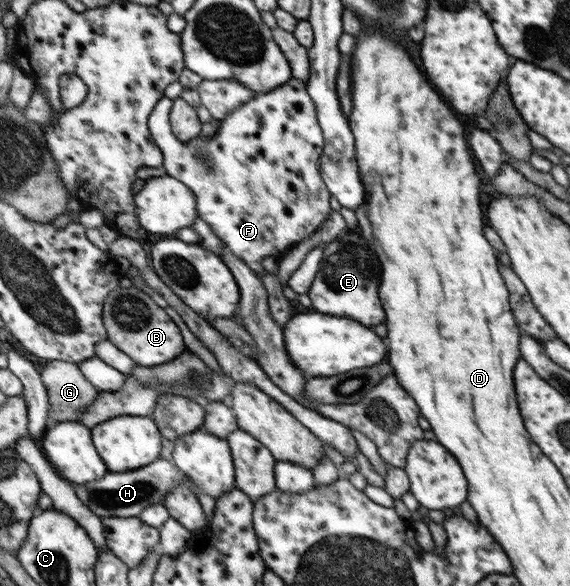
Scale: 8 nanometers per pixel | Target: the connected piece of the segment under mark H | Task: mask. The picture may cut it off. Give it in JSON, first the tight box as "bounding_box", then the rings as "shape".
{"bounding_box":[75,458,217,522],"shape":[[[161,458],[136,470],[121,473],[109,471],[109,475],[105,475],[105,479],[99,479],[97,483],[75,485],[75,491],[77,491],[77,497],[83,501],[83,505],[86,505],[100,518],[135,517],[143,513],[145,508],[163,503],[164,497],[177,486],[187,486],[198,497],[206,520],[211,522],[217,497],[205,495],[204,491],[200,491],[188,477],[179,472],[175,464],[172,465],[169,461]]]}

